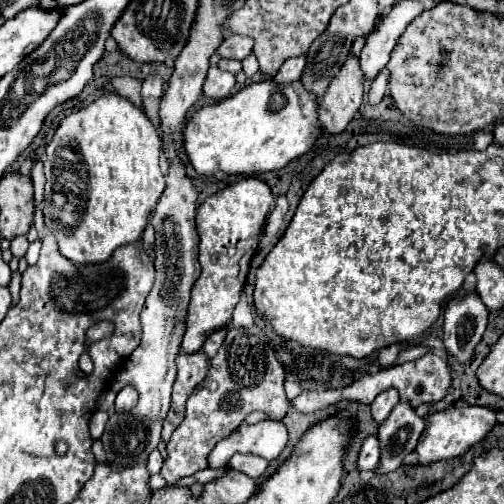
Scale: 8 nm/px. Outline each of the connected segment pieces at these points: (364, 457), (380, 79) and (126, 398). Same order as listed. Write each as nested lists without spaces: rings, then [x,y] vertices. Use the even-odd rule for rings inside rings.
[[[374,435],[368,437],[368,439],[364,441],[362,451],[360,451],[360,457],[358,457],[358,469],[360,469],[360,471],[364,471],[364,469],[374,471],[374,469],[378,467],[380,453],[382,453],[382,449],[380,449],[380,441],[378,441]]]
[[[380,73],[380,75],[370,83],[370,89],[368,89],[368,93],[366,93],[366,101],[368,101],[370,105],[380,103],[382,97],[384,97],[384,93],[386,93],[386,89],[388,89],[388,79],[386,79],[384,73]]]
[[[124,387],[118,395],[116,395],[116,411],[118,413],[124,413],[124,411],[130,411],[134,405],[138,403],[138,393],[134,391],[134,387]]]

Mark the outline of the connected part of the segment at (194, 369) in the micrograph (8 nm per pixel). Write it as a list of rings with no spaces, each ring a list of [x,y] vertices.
[[[204,351],[198,353],[180,353],[178,355],[178,377],[174,381],[174,391],[172,391],[172,405],[170,405],[170,413],[166,415],[166,421],[162,425],[162,439],[168,441],[170,433],[178,427],[178,423],[184,417],[184,403],[190,395],[190,391],[206,377],[210,361],[204,355]]]

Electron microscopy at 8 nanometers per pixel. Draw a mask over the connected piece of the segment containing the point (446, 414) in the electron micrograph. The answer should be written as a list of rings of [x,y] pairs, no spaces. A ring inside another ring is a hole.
[[[468,405],[468,407],[448,407],[444,411],[430,413],[426,417],[426,429],[416,445],[416,451],[420,455],[420,463],[432,463],[440,459],[454,459],[462,457],[472,445],[482,441],[492,427],[496,425],[496,415],[488,407],[478,407],[478,405]]]

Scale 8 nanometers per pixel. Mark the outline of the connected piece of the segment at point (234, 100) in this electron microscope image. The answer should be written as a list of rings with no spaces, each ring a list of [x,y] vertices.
[[[268,79],[196,111],[184,129],[184,149],[200,175],[212,177],[220,169],[254,175],[286,167],[304,155],[320,133],[324,129],[318,121],[318,99],[302,89],[302,81],[278,85],[274,79]]]

